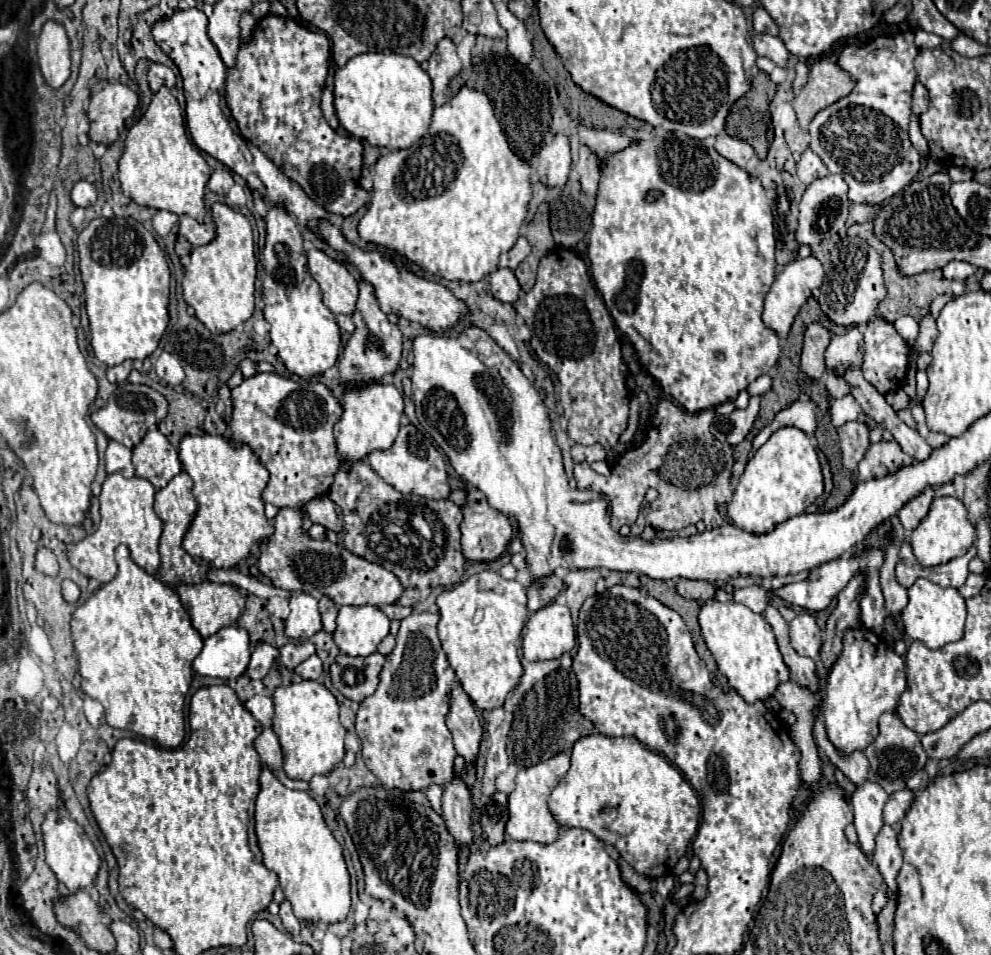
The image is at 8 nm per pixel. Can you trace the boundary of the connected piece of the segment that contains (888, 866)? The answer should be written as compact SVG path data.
M883 826L881 832L877 834L877 840L875 840L875 852L871 856L871 862L877 866L885 886L893 884L893 880L897 878L899 874L899 868L901 868L901 850L897 846L897 838L895 838L895 830L891 826Z

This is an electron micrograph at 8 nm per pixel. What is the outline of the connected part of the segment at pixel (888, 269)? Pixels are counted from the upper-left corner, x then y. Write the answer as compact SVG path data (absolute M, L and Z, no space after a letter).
M867 220L863 224L853 224L847 230L847 236L861 236L865 242L869 242L873 248L877 248L883 256L883 272L885 272L885 286L887 286L887 298L879 304L879 314L881 318L893 322L899 316L913 316L917 322L929 314L929 304L935 296L941 294L951 294L951 296L961 296L965 292L965 282L957 282L957 280L945 280L941 270L933 270L933 272L921 272L917 276L905 276L899 272L897 262L893 258L893 250L889 246L885 246L881 240L877 240L875 232L873 232L873 220Z

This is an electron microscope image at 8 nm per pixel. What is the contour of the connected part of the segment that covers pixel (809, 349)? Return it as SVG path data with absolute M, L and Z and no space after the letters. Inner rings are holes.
M819 322L809 324L805 332L805 344L801 354L801 370L811 378L821 378L825 374L825 350L829 346L831 332Z

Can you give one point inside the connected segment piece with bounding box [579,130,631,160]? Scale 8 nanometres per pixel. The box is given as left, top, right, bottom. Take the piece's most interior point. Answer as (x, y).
(604, 143)

